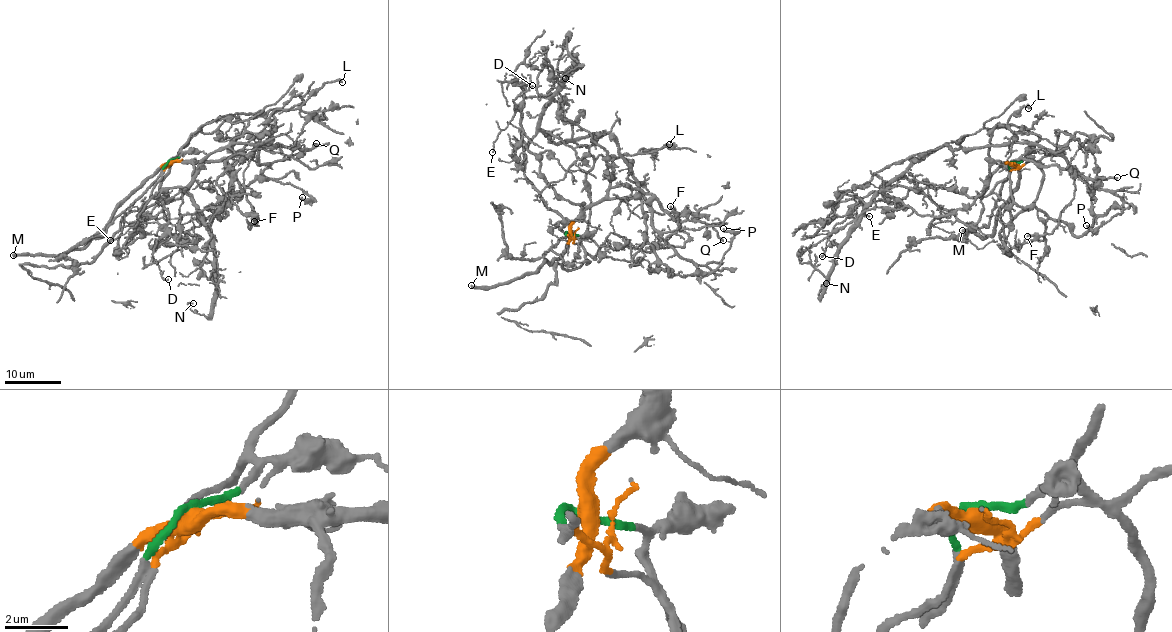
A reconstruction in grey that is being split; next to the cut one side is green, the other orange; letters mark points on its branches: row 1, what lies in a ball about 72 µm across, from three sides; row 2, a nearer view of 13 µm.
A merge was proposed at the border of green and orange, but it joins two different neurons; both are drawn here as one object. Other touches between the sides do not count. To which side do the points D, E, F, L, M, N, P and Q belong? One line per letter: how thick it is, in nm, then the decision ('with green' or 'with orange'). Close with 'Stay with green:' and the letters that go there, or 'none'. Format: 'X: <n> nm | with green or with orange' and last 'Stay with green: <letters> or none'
D: 110 nm | with orange
E: 120 nm | with orange
F: 190 nm | with orange
L: 320 nm | with orange
M: 360 nm | with orange
N: 100 nm | with orange
P: 190 nm | with orange
Q: 220 nm | with orange
Stay with green: none

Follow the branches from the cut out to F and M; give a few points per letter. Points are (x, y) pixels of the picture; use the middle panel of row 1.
F: (569, 233), (586, 209), (637, 198), (669, 276), (702, 276), (660, 238), (660, 246), (678, 227), (671, 206)
M: (569, 233), (559, 257), (548, 263), (542, 261), (535, 273), (490, 287), (471, 285)

